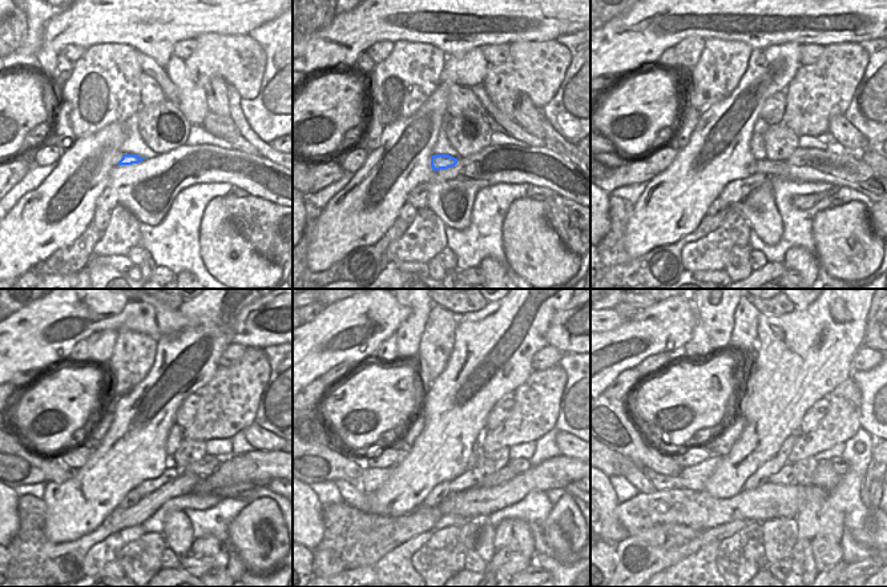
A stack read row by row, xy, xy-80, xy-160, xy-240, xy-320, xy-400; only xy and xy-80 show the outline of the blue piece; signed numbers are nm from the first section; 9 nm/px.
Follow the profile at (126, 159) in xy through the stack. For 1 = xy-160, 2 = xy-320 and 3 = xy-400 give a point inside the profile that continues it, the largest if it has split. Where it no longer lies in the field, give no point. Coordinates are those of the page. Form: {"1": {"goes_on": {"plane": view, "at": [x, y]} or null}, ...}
{"1": {"goes_on": {"plane": "xy-160", "at": [771, 168]}}, "2": {"goes_on": {"plane": "xy-320", "at": [519, 465]}}, "3": {"goes_on": {"plane": "xy-400", "at": [838, 465]}}}

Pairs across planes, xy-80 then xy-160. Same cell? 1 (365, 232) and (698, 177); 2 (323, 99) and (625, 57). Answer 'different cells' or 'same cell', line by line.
1: same cell
2: different cells

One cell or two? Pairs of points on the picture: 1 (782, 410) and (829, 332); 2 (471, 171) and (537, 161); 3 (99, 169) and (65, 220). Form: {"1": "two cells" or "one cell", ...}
{"1": "one cell", "2": "one cell", "3": "one cell"}

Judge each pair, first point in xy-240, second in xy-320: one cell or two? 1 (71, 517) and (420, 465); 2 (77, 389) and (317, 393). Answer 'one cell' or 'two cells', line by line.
1: one cell
2: two cells

